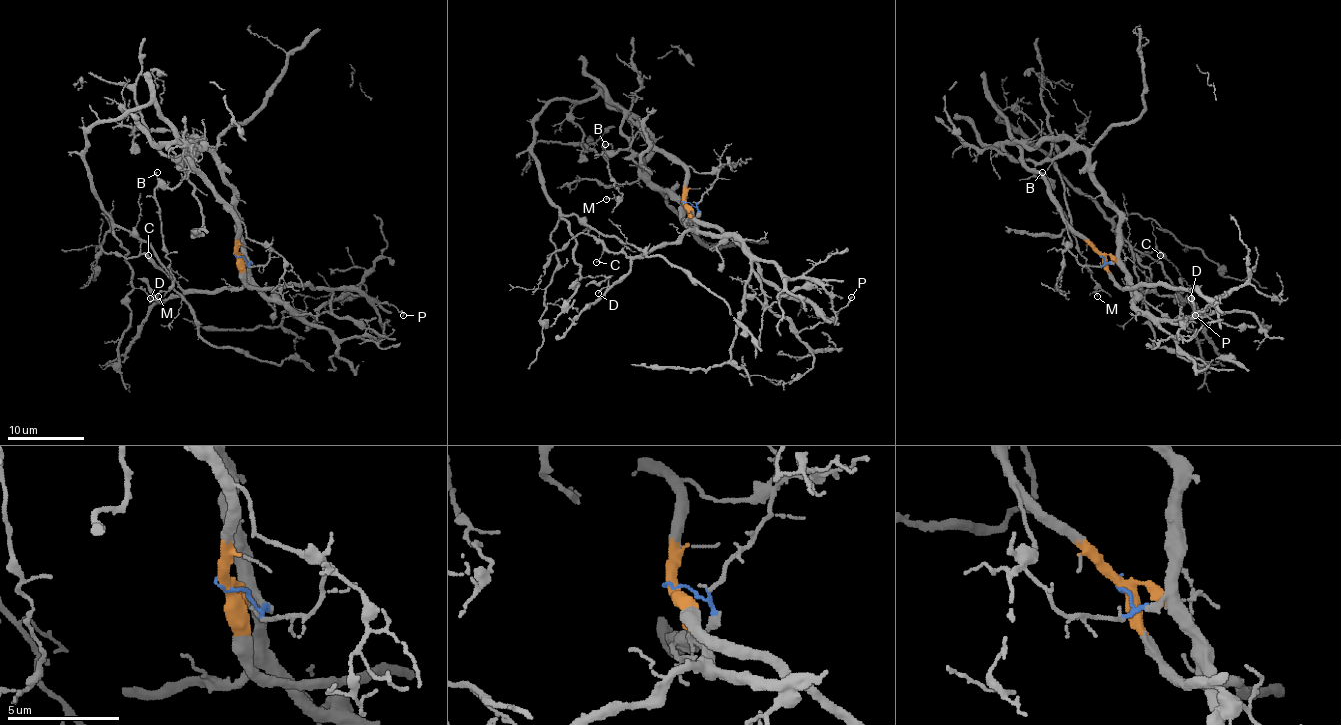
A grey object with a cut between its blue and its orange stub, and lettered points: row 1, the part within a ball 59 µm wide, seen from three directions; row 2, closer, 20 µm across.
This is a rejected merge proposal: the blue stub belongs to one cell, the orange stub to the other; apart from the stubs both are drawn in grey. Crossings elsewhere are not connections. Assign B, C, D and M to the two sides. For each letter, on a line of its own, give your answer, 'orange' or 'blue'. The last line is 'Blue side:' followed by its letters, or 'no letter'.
B: orange
C: blue
D: orange
M: orange
Blue side: C

